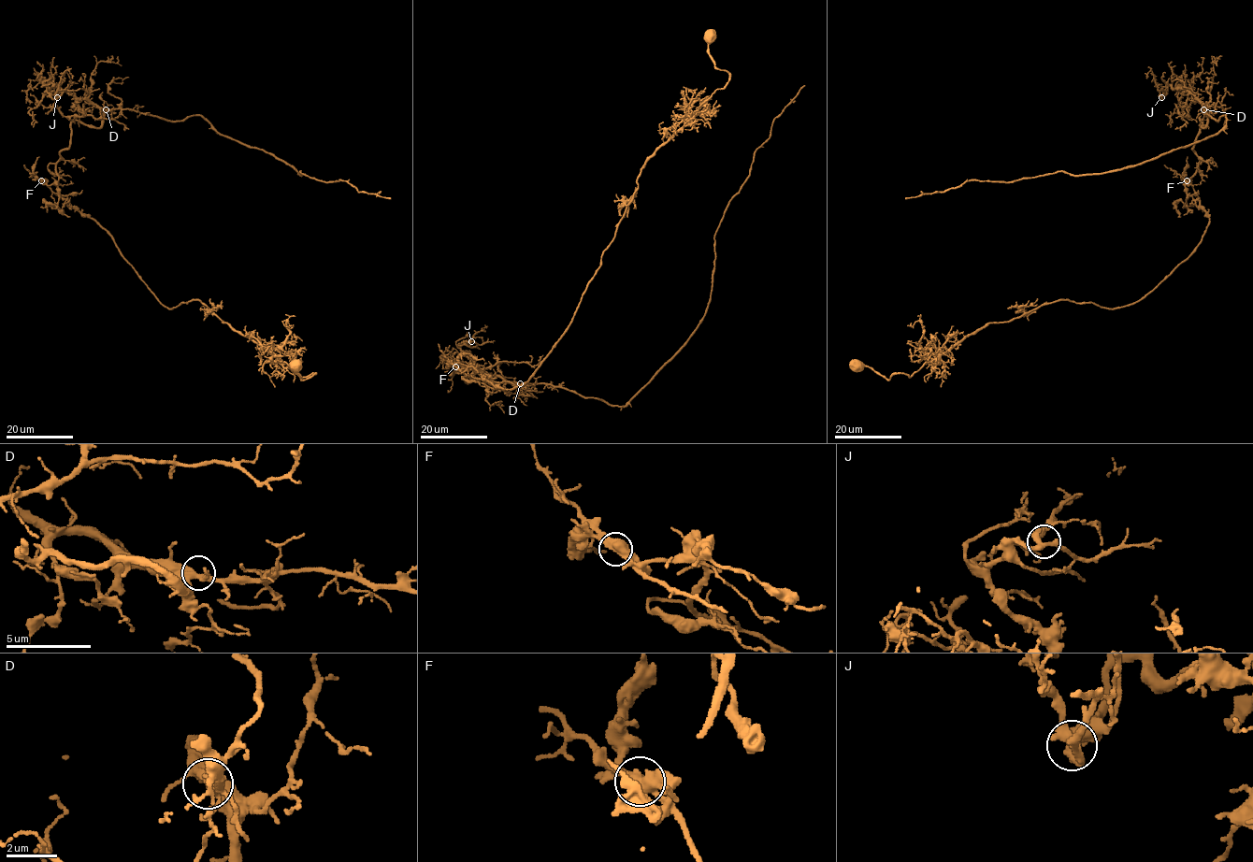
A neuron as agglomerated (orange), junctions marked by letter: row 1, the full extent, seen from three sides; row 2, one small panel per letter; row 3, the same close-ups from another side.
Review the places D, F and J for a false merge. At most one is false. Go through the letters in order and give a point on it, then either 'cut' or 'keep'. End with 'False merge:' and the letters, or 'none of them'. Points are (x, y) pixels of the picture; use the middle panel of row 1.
D: at (520, 383); keep
F: at (455, 366); cut
J: at (471, 341); keep
False merge: F

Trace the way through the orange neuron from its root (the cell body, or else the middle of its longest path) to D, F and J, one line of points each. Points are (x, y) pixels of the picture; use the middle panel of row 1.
D: (710, 35), (709, 54), (728, 82), (641, 169), (566, 332), (511, 389), (472, 366), (472, 380), (520, 383)
F: (710, 35), (709, 54), (729, 74), (728, 82), (641, 169), (614, 237), (552, 351), (511, 389), (455, 366)
J: (710, 35), (728, 82), (641, 169), (552, 351), (503, 389), (470, 378), (516, 387), (471, 341)

